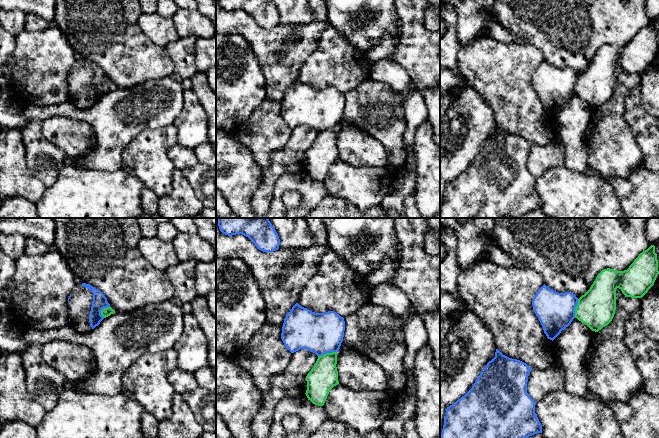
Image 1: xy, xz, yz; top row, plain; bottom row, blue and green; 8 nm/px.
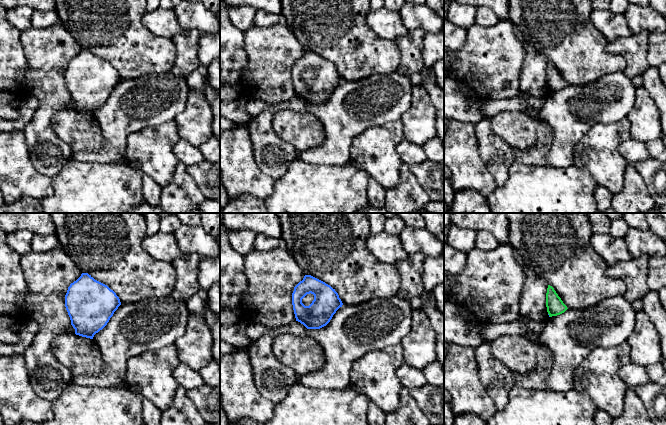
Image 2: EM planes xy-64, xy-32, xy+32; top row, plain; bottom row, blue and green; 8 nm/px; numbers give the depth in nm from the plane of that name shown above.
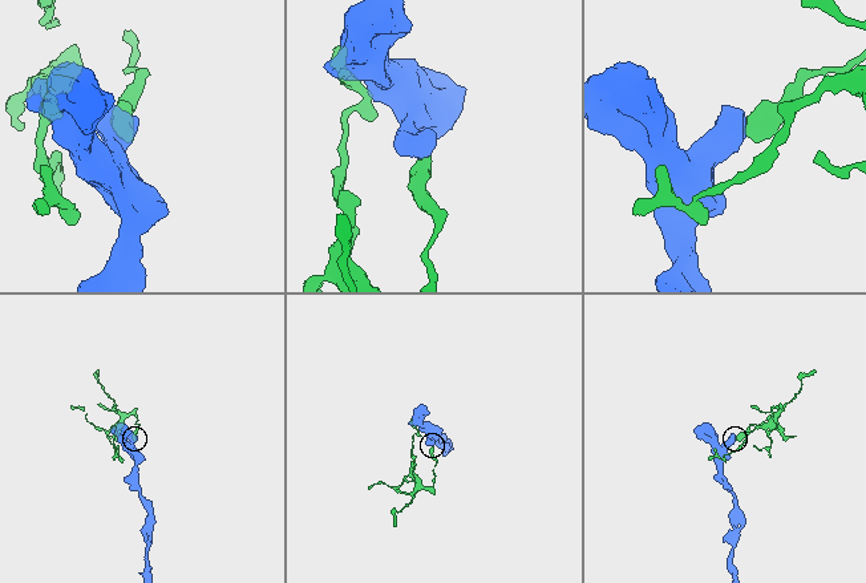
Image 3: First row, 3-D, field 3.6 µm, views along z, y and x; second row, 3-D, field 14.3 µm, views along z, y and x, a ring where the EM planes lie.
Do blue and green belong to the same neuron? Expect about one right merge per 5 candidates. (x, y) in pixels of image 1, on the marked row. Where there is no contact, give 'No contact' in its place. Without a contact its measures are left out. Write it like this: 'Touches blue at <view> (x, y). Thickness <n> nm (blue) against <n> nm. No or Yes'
Touches blue at xz (327, 352). Thickness 320 nm (blue) against 220 nm. No

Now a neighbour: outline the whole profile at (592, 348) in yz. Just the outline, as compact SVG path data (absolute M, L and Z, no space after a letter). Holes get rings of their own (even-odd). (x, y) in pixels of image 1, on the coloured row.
M592 331L592 340L591 340L591 345L590 345L590 348L589 350L587 351L587 354L586 354L586 359L585 359L585 364L586 364L586 367L588 368L588 365L590 363L590 360L592 358L592 355L593 355L593 352L595 351L596 349L596 332L595 331Z

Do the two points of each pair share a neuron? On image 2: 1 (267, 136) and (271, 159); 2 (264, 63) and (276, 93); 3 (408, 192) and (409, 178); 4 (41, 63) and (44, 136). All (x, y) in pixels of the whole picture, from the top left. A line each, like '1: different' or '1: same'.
1: same
2: same
3: same
4: same

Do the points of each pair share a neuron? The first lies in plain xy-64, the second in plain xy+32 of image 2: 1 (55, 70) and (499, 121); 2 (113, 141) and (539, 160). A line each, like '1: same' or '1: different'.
1: different
2: different

